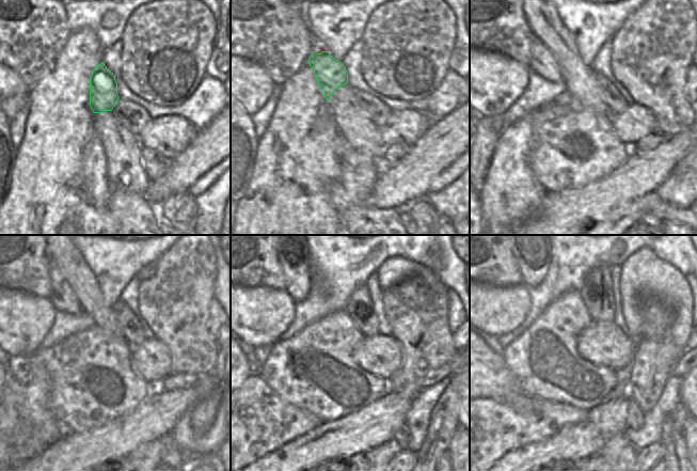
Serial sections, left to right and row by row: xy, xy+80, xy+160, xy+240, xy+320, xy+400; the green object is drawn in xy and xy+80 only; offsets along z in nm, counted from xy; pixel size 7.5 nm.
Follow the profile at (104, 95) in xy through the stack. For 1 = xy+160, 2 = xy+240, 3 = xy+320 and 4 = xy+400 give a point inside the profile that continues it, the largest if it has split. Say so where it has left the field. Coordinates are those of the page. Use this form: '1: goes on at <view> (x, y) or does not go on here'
1: goes on at xy+160 (543, 63)
2: goes on at xy+240 (62, 296)
3: goes on at xy+320 (294, 256)
4: goes on at xy+400 (533, 256)

